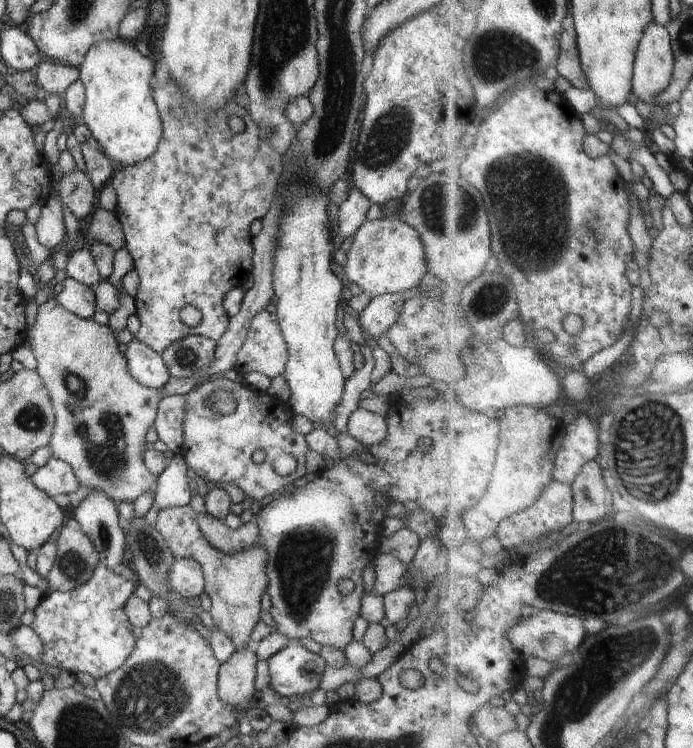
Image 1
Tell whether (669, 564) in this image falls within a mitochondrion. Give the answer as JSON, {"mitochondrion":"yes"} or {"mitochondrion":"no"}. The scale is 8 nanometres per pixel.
{"mitochondrion":"yes"}

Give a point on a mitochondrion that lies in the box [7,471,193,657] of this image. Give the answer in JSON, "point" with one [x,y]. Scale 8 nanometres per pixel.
{"point":[151,553]}

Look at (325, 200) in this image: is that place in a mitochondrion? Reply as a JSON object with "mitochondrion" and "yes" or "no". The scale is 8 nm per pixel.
{"mitochondrion":"no"}

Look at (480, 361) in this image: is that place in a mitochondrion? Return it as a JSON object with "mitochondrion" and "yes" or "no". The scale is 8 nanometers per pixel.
{"mitochondrion":"yes"}

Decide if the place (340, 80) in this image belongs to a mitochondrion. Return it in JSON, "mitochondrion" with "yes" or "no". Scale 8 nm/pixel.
{"mitochondrion":"yes"}

